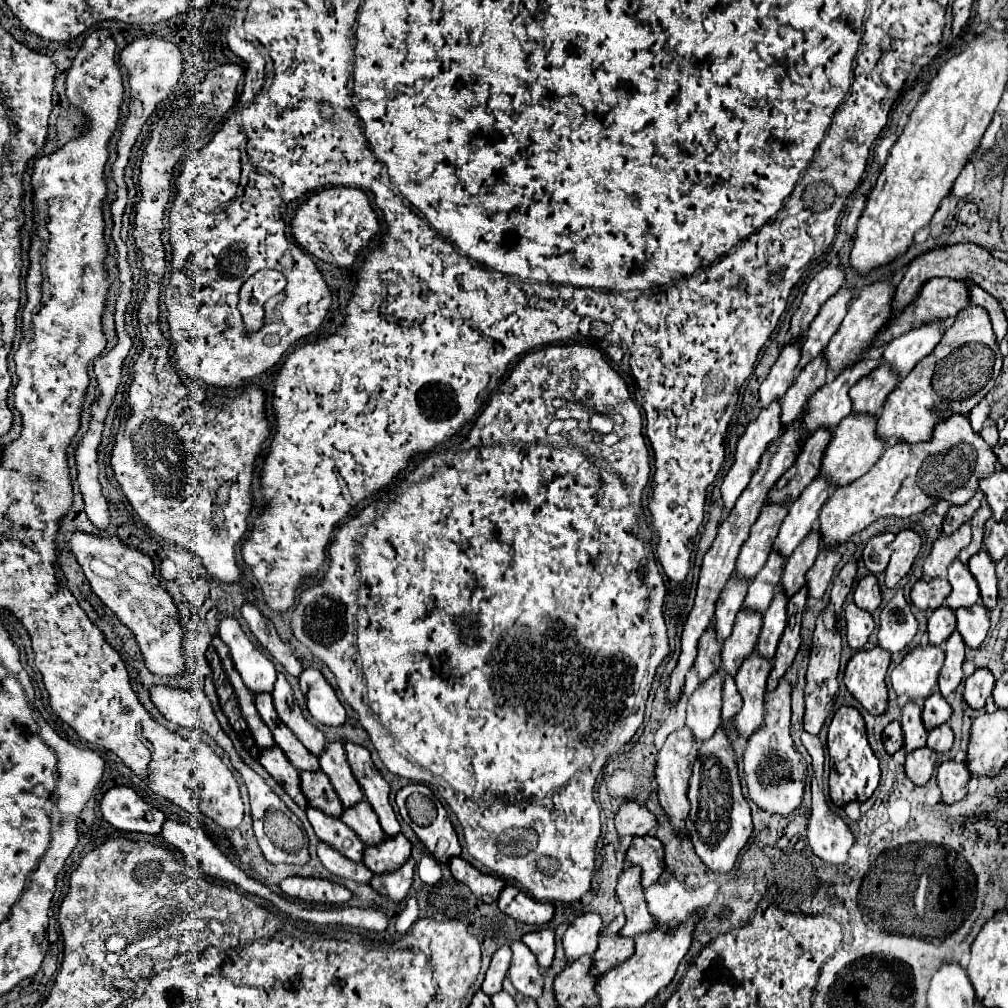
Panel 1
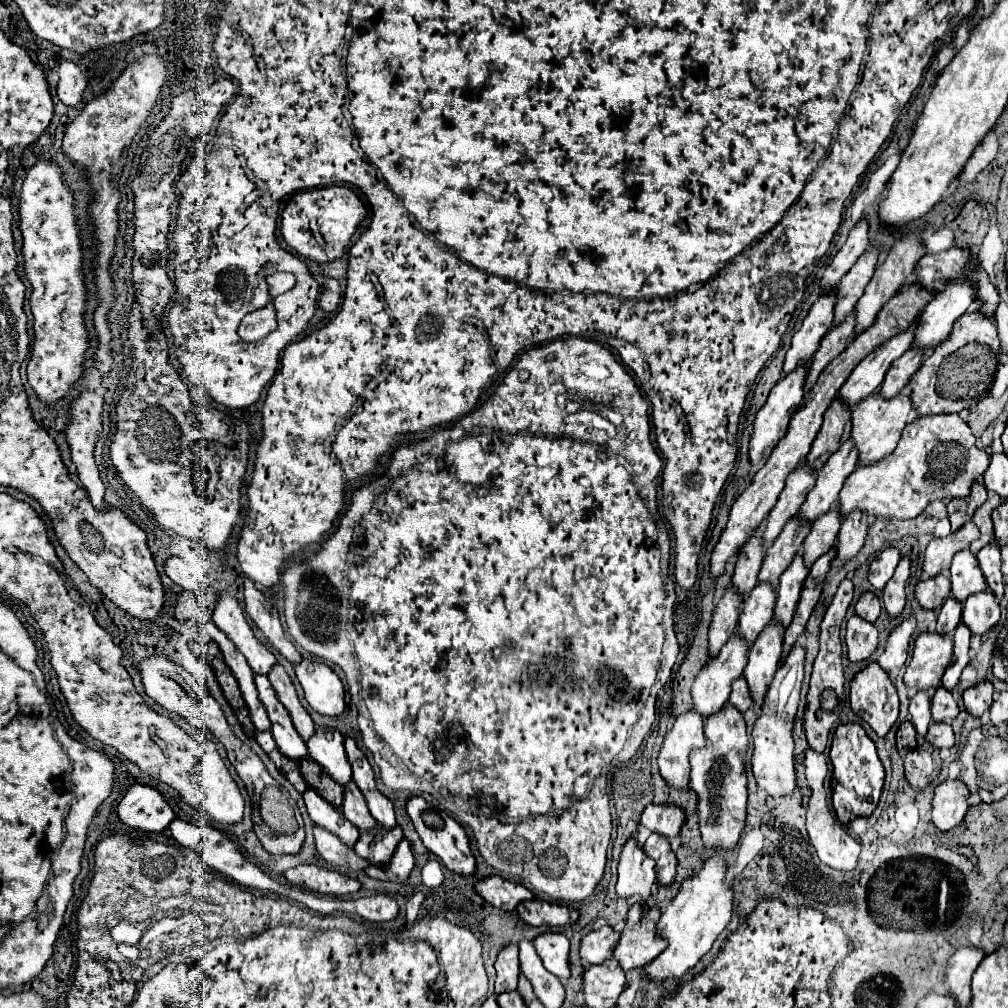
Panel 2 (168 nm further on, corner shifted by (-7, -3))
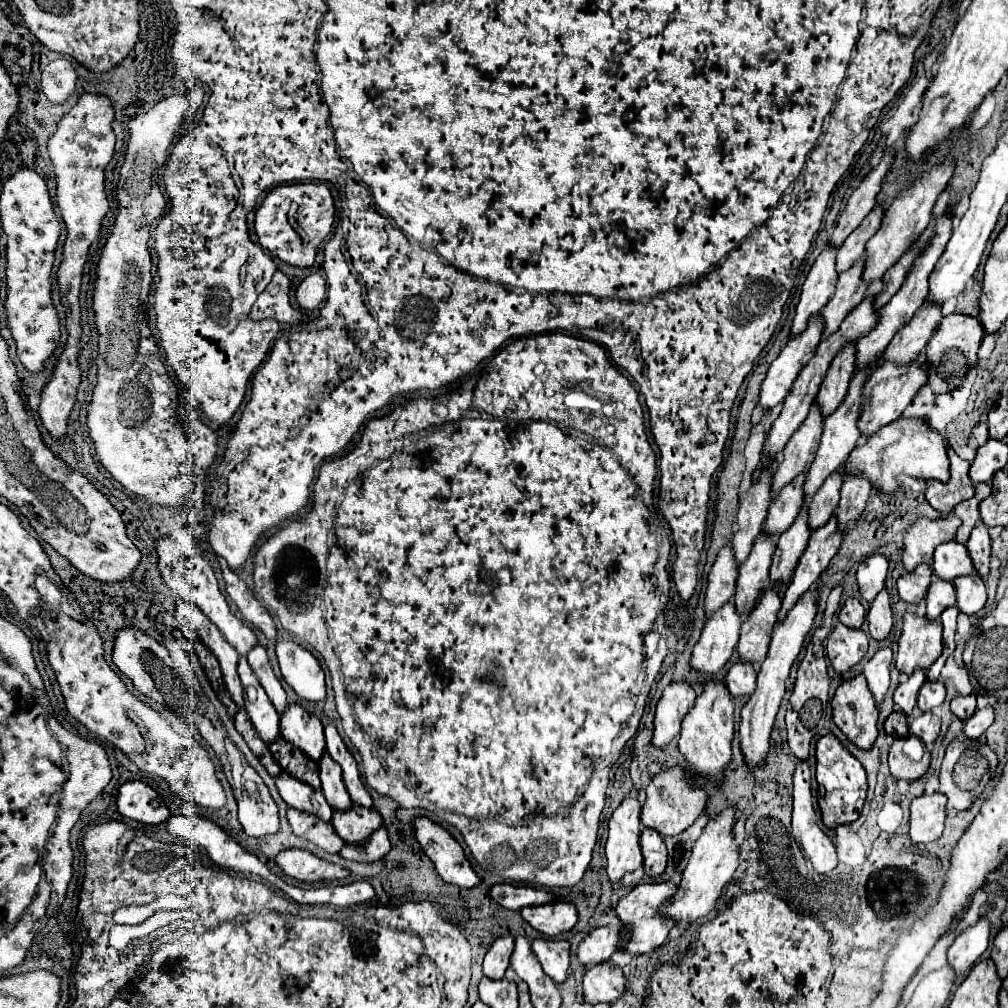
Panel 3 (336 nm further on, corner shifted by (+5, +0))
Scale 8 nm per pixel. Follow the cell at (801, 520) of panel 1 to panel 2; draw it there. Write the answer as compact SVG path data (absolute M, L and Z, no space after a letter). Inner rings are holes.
M848 438L818 470L818 480L800 508L800 516L804 520L816 520L820 514L828 512L838 502L838 492L842 490L844 480L854 472L856 462L858 450L852 438Z

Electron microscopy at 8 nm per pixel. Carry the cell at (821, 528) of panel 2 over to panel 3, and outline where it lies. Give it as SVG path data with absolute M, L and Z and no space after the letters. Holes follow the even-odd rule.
M842 473L830 475L822 489L812 497L808 503L808 527L810 531L826 525L826 521L832 517L838 501L840 501L840 485L842 485Z

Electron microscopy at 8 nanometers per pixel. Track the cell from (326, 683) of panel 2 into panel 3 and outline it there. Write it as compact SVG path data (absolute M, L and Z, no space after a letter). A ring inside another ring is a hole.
M278 641L276 655L278 655L282 677L296 691L298 697L306 701L326 699L324 671L318 659L310 651L302 649L294 641Z

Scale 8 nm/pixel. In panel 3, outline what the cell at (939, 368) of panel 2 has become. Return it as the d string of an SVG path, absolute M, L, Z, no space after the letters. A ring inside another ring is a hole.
M952 313L952 315L942 317L936 333L932 335L932 339L926 345L926 361L924 361L926 369L928 369L926 385L934 391L934 395L950 393L966 379L966 373L972 367L976 367L982 337L984 337L984 329L976 317L962 315L962 313Z

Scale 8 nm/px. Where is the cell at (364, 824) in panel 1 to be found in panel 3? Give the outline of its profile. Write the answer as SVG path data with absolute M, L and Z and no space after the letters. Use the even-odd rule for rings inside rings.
M324 753L318 767L320 767L322 793L324 793L326 801L330 803L330 807L336 809L336 811L352 809L354 803L352 803L352 799L350 799L350 795L346 791L344 781L342 781L342 771L338 769L338 763L334 763L328 753Z

